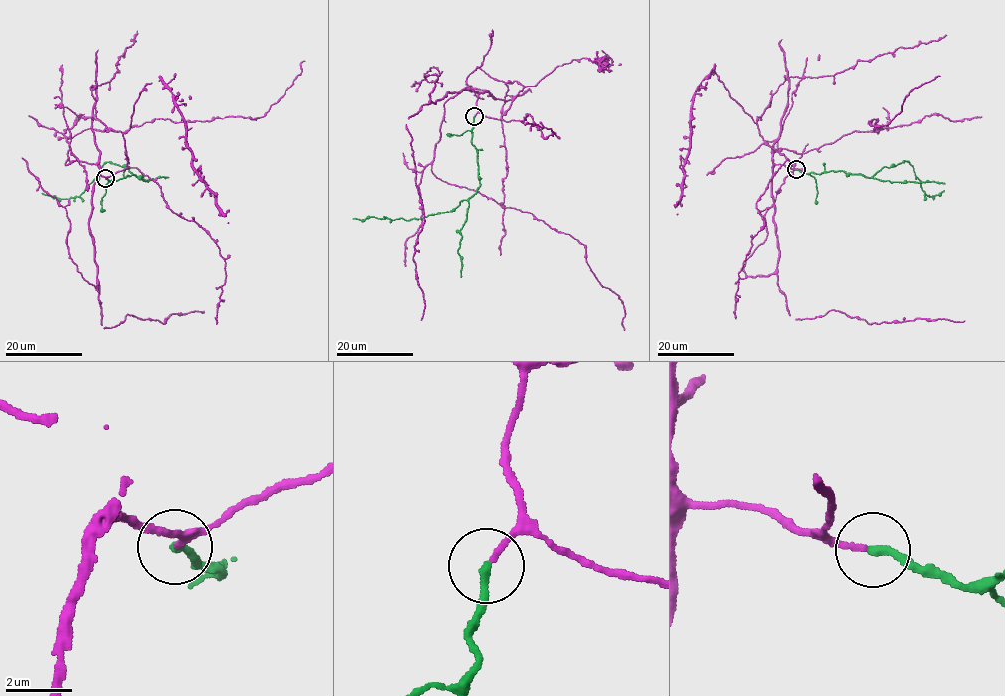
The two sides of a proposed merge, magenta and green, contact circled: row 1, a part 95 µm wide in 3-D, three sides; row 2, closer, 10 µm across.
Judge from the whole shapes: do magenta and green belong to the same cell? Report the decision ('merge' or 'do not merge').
merge

